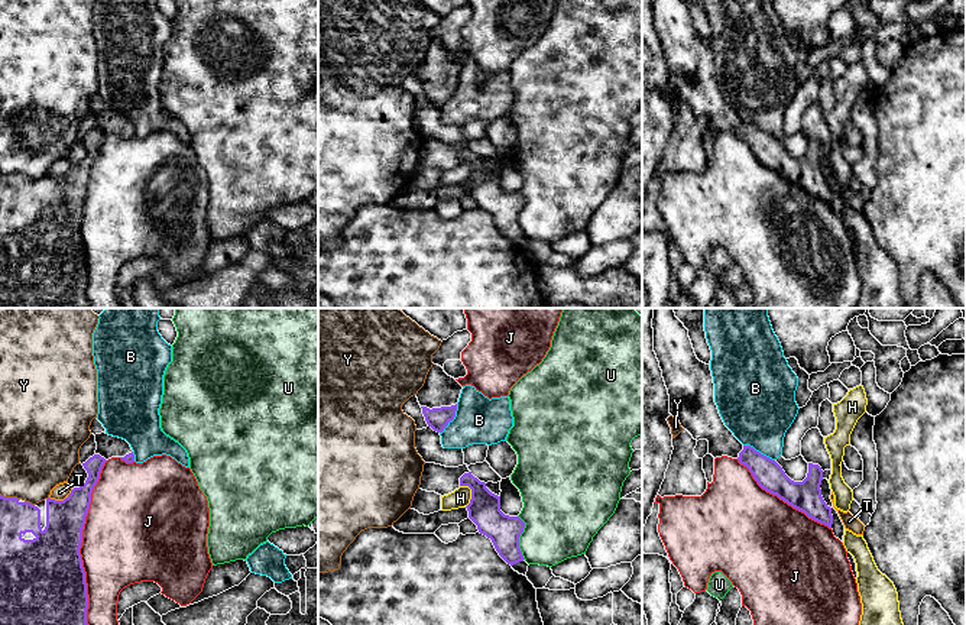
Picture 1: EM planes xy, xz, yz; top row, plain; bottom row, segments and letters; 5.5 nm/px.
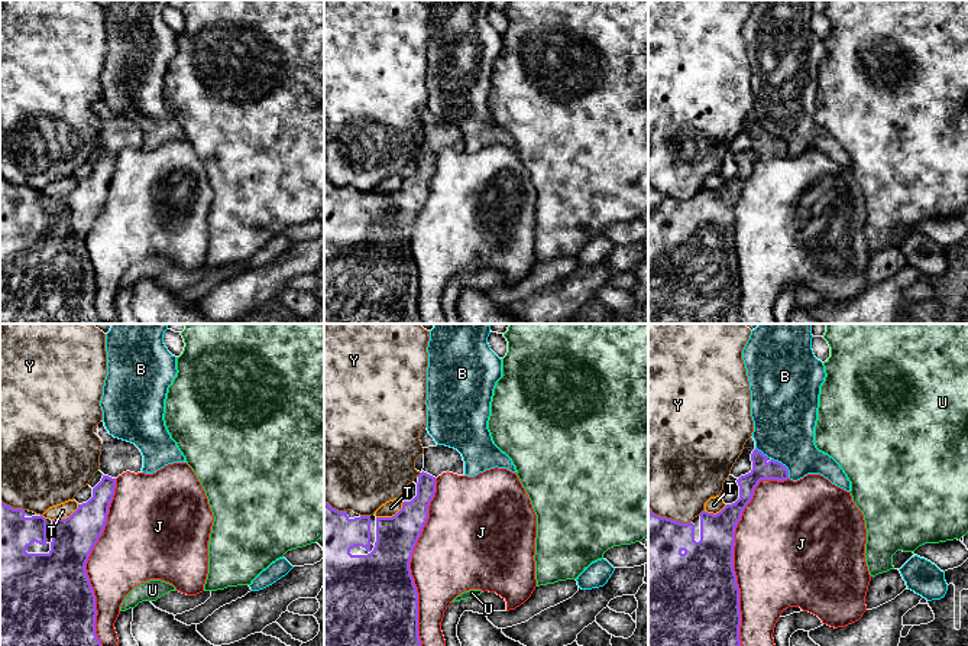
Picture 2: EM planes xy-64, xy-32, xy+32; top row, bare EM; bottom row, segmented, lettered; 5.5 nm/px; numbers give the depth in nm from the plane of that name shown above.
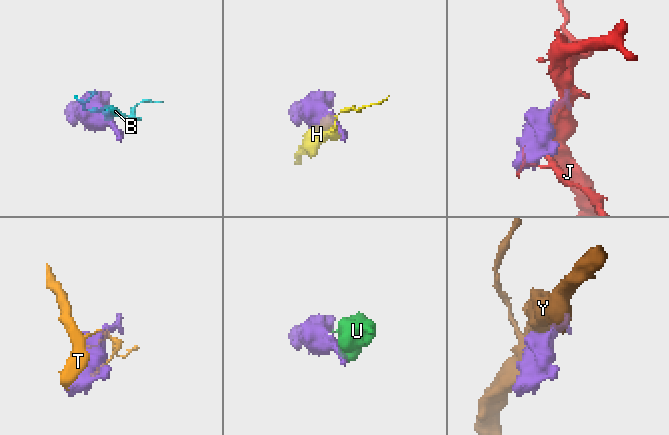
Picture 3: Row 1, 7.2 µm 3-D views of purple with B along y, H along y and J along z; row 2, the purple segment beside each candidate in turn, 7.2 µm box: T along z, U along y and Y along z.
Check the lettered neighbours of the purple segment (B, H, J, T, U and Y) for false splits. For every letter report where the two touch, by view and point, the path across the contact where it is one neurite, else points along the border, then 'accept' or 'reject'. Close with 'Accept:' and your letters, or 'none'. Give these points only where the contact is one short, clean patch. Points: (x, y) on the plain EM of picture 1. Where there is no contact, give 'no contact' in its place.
B: contact xz (453, 94); border xz (457, 80), (454, 93), (440, 109); reject
H: contact xz (472, 169); reject
J: contact xy (80, 222); reject
T: contact xy (61, 177); reject
U: contact xz (519, 211); reject
Y: contact xy (28, 178); reject
Accept: none

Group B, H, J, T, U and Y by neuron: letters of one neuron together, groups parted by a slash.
B / H / J / T / U / Y

